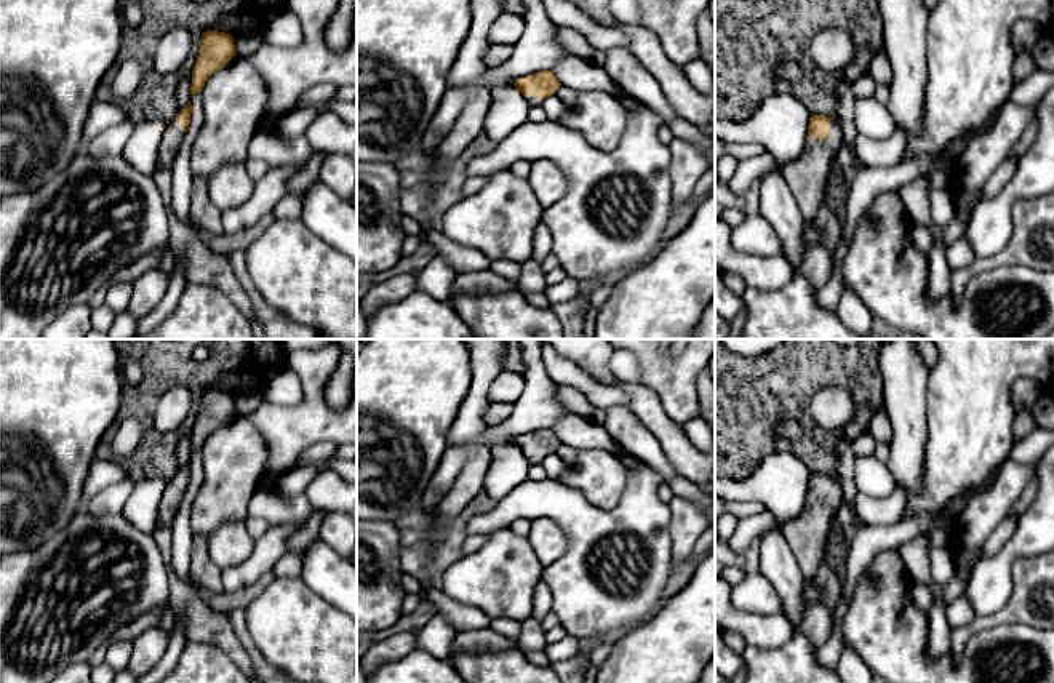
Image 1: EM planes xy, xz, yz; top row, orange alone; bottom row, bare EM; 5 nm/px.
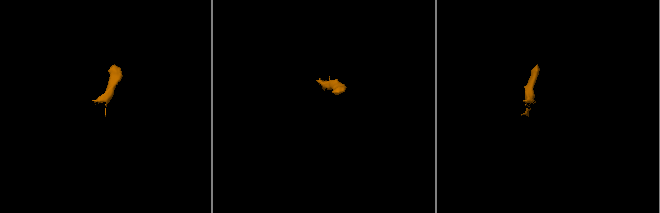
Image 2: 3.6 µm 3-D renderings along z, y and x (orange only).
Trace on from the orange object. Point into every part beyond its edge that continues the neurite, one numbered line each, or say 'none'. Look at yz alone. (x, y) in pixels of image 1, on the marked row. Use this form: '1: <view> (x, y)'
1: yz (806, 175)

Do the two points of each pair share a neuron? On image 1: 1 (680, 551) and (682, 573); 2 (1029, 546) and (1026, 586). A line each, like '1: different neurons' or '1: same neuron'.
1: different neurons
2: different neurons

